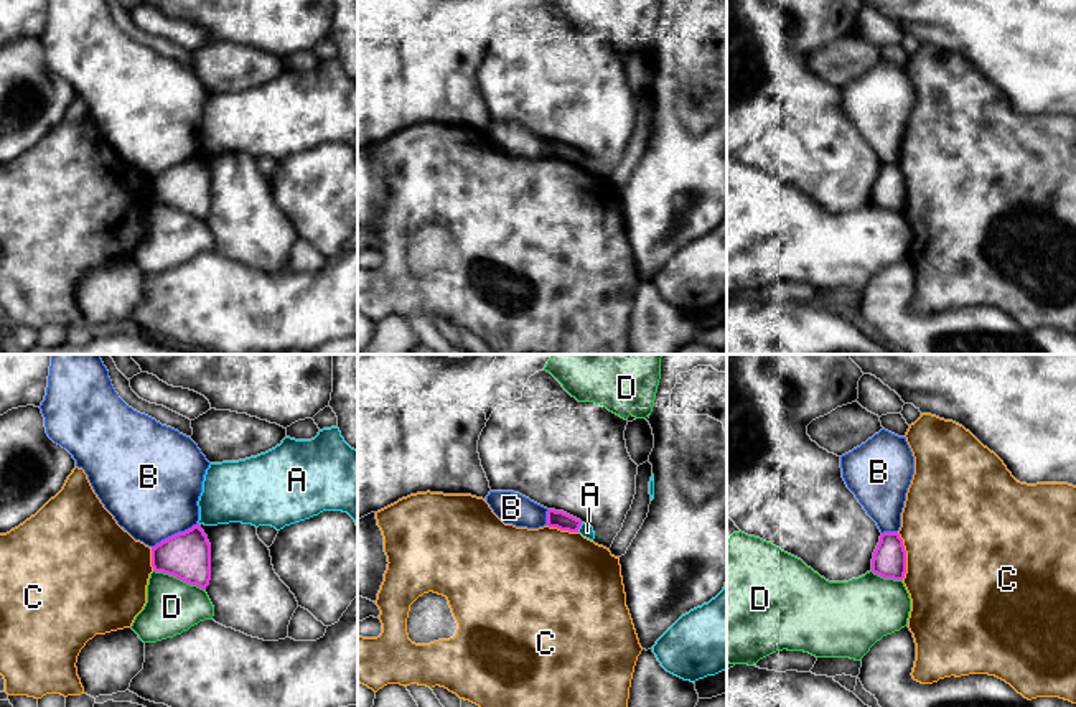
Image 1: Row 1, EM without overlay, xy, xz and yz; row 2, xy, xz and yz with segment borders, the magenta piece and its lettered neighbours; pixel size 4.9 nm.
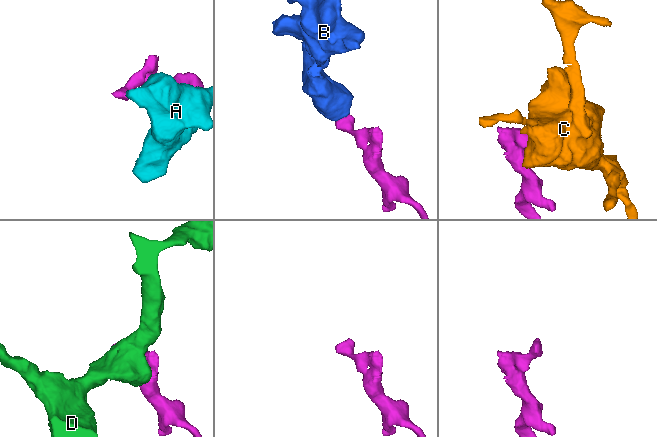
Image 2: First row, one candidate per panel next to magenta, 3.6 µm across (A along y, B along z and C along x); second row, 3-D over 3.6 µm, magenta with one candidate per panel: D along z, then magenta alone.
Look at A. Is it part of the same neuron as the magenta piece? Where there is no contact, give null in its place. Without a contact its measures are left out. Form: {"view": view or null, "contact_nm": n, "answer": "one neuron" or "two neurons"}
{"view": "xz", "contact_nm": 50, "answer": "two neurons"}

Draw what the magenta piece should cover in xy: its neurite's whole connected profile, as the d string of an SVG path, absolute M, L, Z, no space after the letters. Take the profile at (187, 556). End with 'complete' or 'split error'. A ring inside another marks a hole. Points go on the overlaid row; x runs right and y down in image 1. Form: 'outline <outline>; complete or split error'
outline M196 524L152 547L152 567L206 590L211 580L211 544L201 526Z; complete

